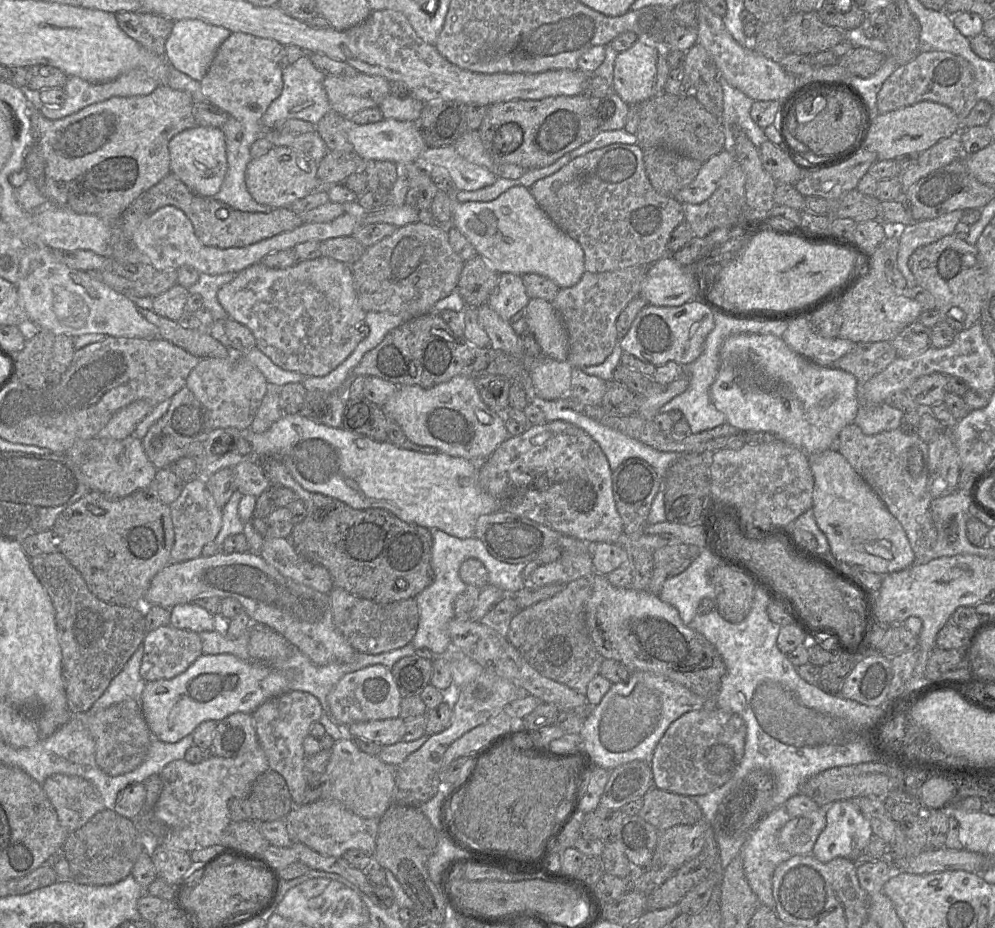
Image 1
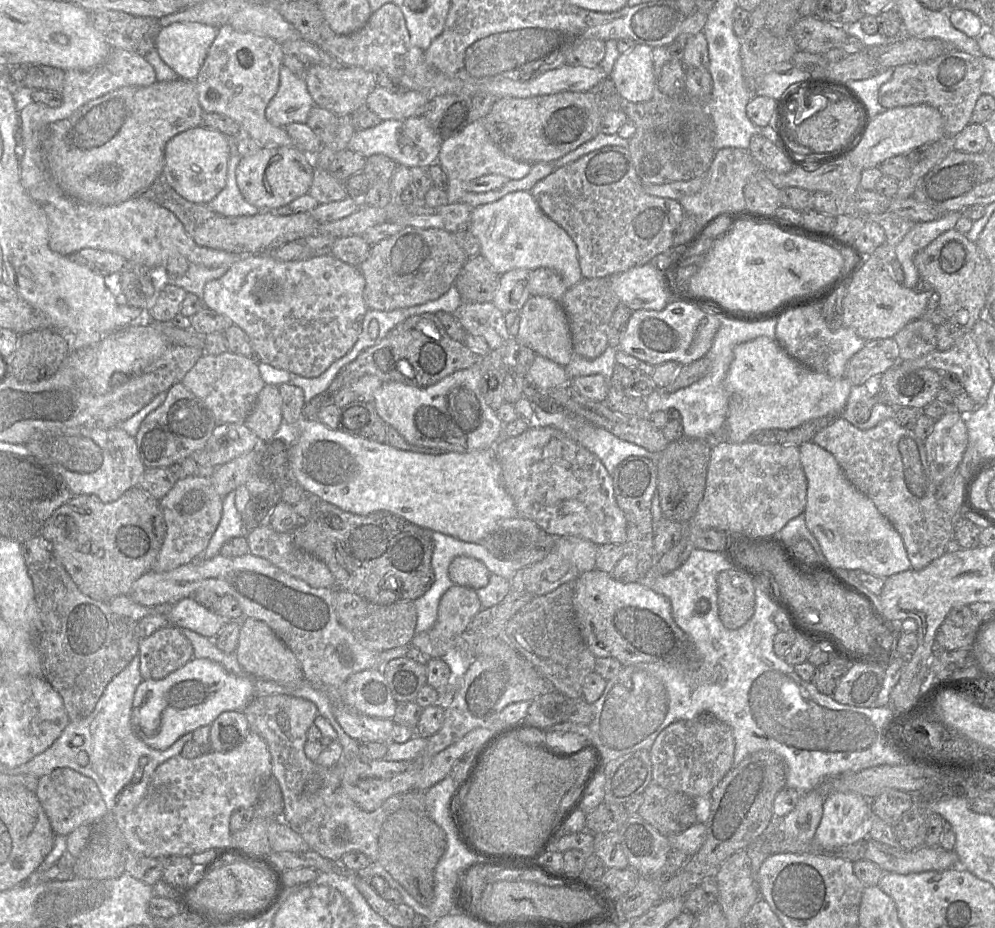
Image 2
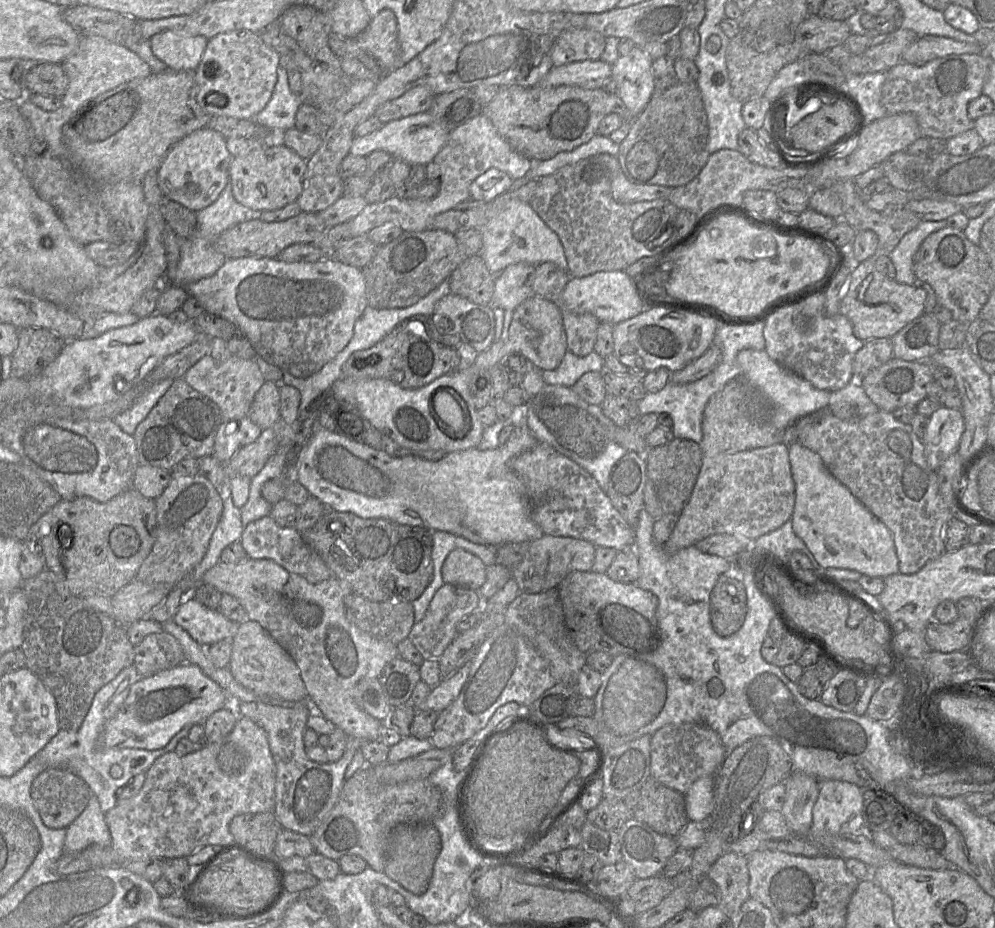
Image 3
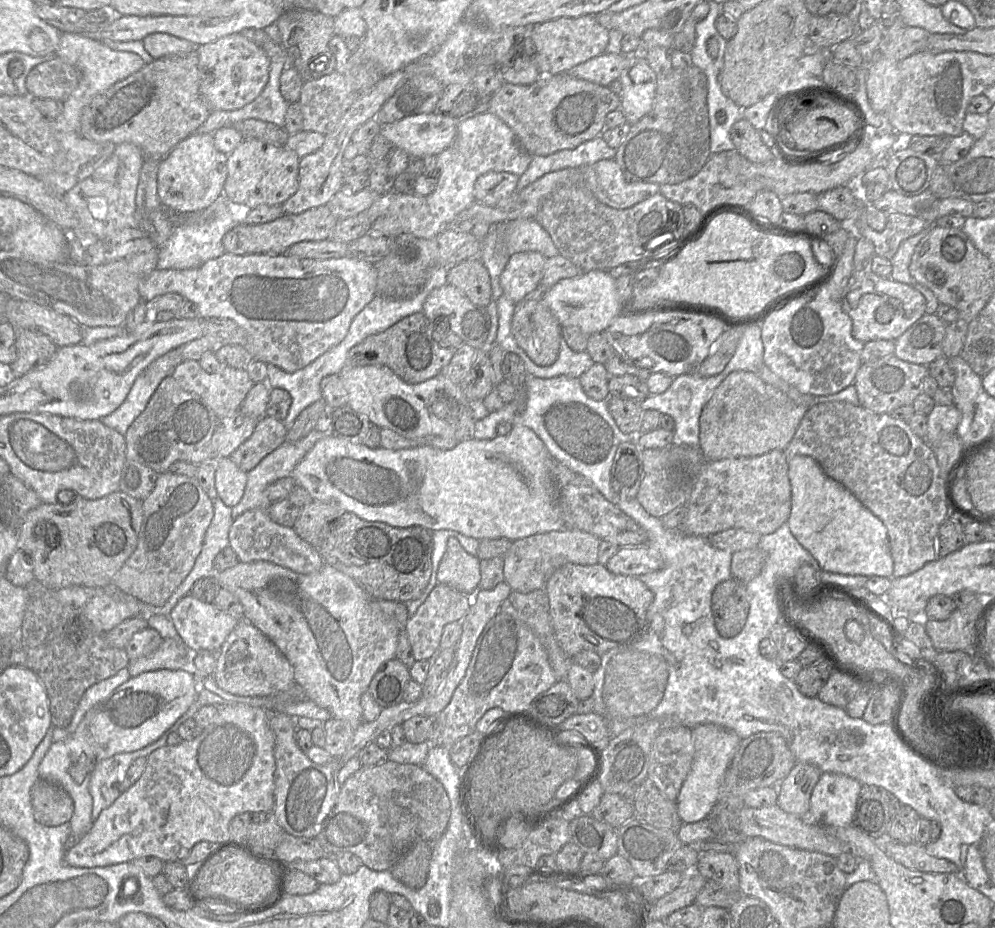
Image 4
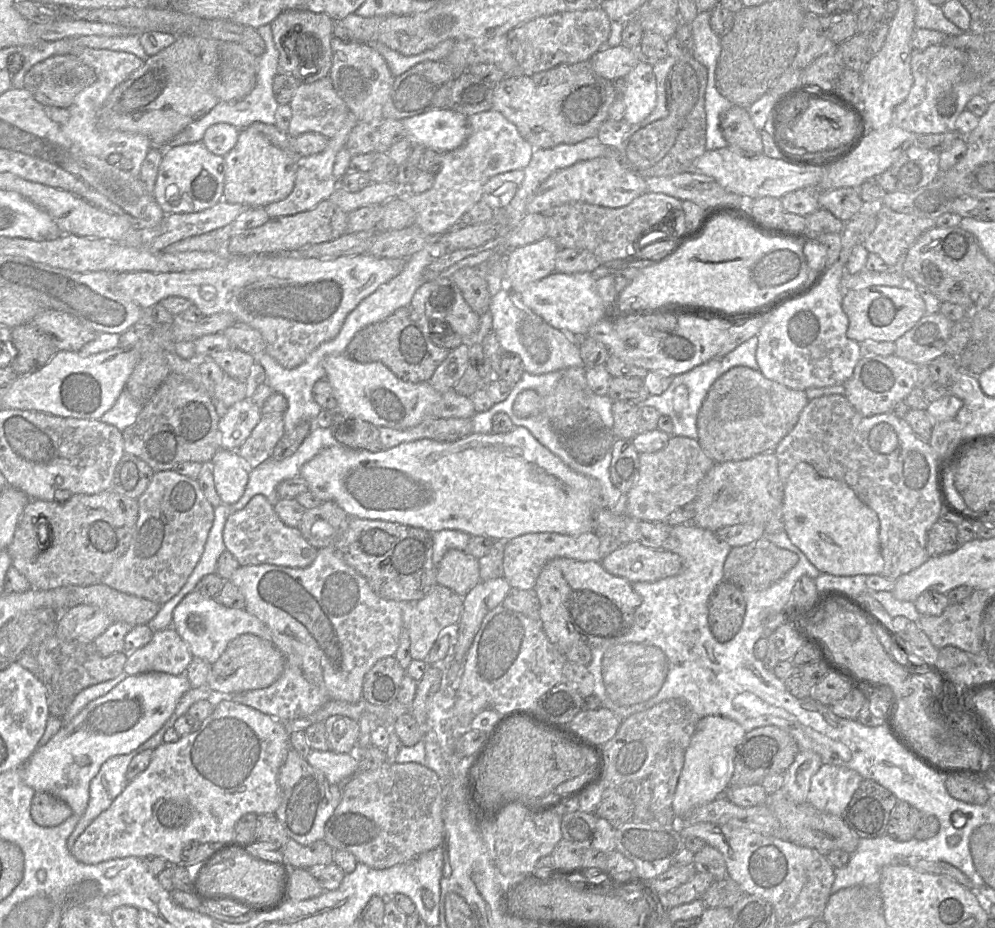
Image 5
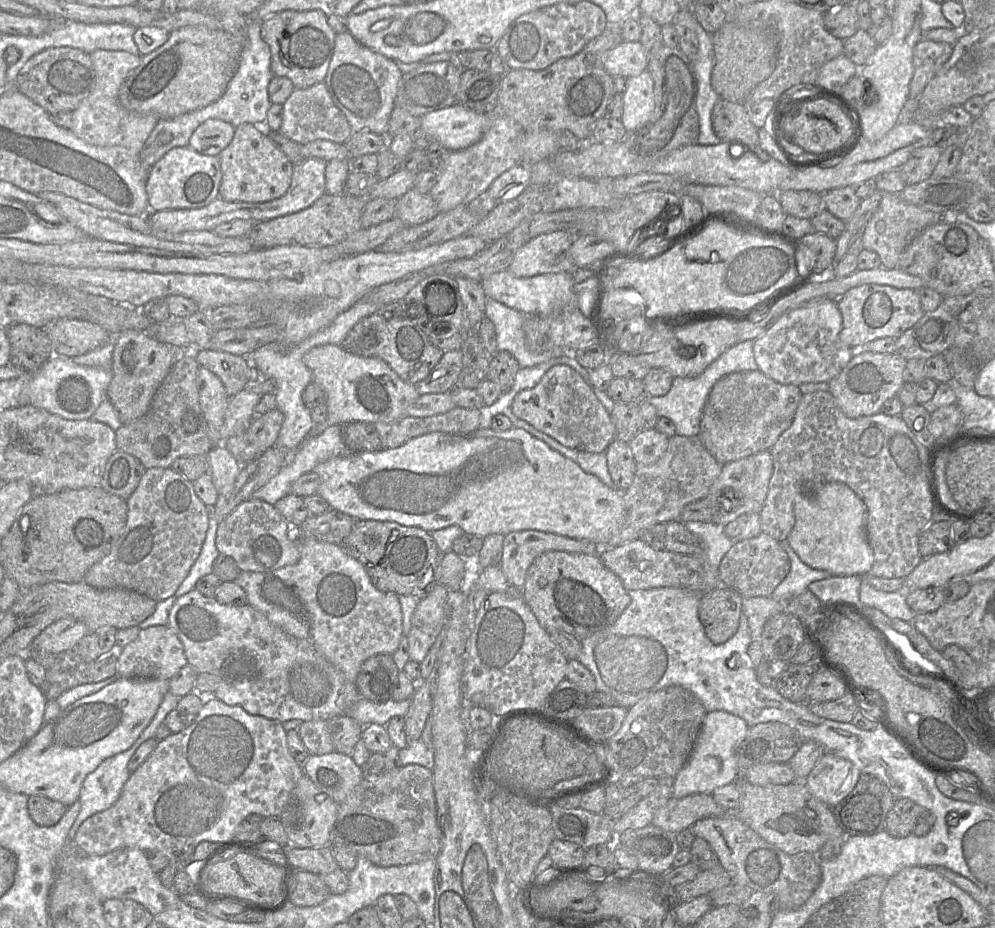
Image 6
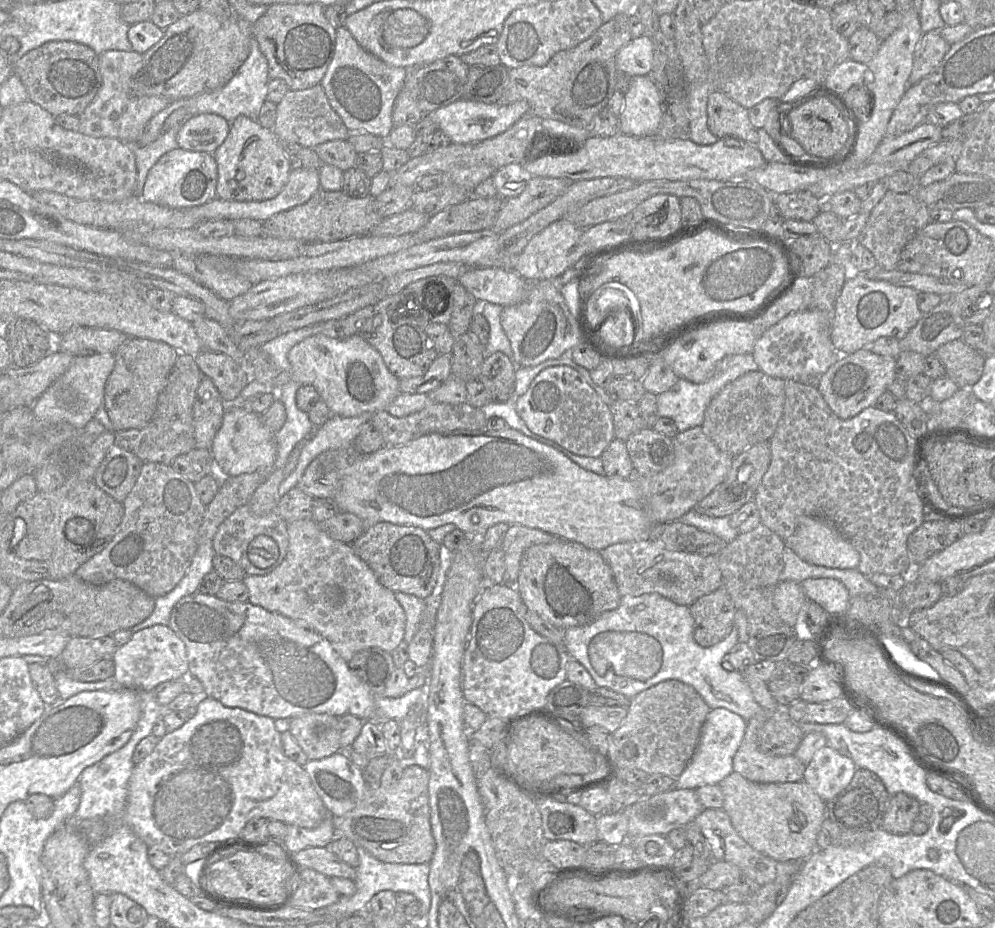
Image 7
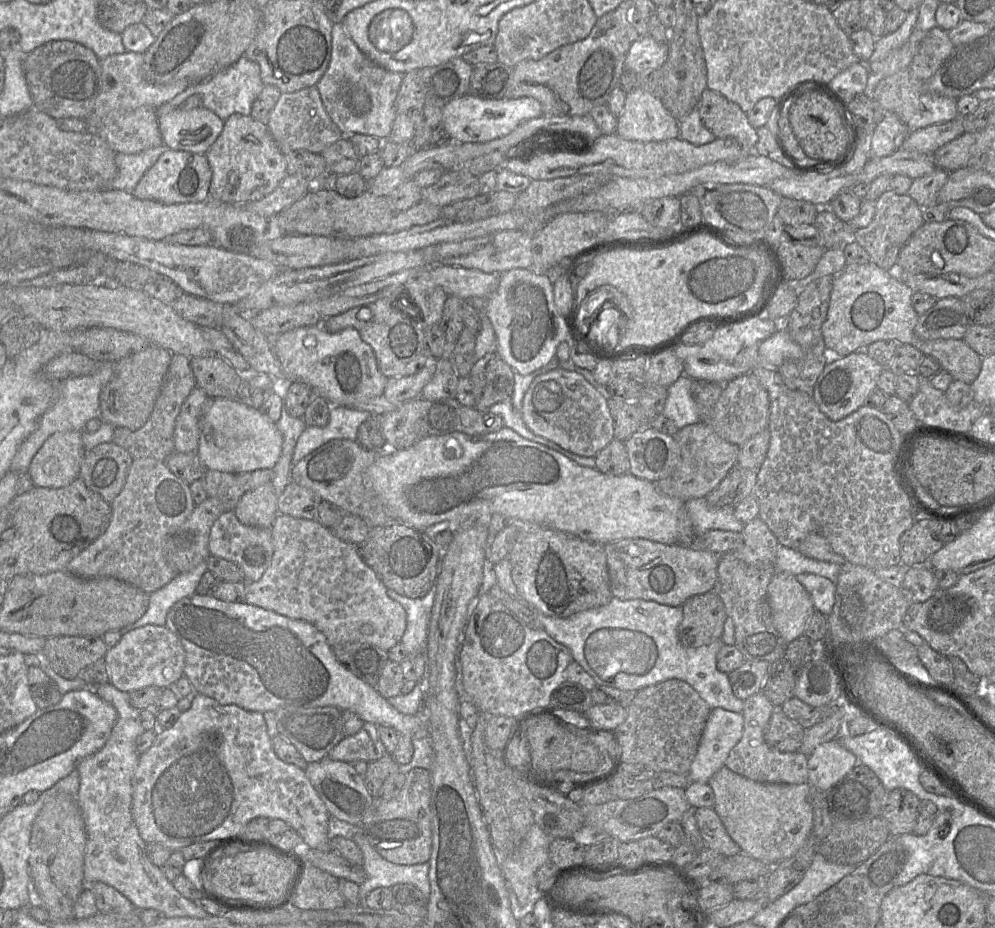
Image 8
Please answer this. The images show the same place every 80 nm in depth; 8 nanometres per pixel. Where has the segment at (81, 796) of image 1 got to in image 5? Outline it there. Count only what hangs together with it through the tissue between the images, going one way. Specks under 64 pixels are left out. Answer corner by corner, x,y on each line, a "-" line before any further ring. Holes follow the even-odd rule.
35,792
30,812
33,821
42,827
58,826
73,814
66,802
45,792

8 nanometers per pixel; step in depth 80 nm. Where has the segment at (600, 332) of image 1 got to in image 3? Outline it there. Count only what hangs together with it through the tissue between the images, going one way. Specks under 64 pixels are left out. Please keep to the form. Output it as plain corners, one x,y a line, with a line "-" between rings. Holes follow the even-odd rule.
562,308
567,348
577,356
594,351
600,321
590,313
574,313

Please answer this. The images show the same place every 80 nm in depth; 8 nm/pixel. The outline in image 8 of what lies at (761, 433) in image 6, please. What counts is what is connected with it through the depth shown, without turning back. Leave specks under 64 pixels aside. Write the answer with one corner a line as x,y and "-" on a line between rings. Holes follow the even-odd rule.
747,373
724,384
719,399
709,413
709,424
721,438
741,446
768,427
768,417
768,393
753,374

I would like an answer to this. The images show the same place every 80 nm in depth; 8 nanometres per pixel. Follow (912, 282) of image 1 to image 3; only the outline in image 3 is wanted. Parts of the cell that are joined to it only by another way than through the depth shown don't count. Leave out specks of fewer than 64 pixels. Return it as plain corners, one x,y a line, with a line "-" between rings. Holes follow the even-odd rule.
946,220
921,221
913,230
906,233
894,250
889,254
896,270
894,280
898,283
913,285
916,281
913,272
913,257
922,242
931,234
947,227

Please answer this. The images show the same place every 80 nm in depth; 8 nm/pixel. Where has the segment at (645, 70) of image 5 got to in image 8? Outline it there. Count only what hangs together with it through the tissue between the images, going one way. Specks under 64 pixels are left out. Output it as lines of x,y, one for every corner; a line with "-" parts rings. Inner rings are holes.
634,88
626,94
615,134
629,141
658,142
679,137
679,122
658,98

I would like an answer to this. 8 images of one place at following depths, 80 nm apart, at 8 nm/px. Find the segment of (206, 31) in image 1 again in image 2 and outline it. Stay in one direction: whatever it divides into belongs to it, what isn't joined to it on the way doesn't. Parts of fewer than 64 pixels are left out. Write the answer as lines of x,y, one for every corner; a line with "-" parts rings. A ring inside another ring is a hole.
196,22
173,23
161,29
156,50
181,79
195,82
218,31

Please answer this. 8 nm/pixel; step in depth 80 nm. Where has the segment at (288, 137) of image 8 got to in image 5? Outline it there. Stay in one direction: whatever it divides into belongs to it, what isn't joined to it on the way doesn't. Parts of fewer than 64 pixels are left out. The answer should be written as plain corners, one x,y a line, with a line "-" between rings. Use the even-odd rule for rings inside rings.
328,75
313,83
300,83
289,102
289,106
292,111
287,131
289,137
313,132
330,139
340,131
349,115
347,105
335,91

